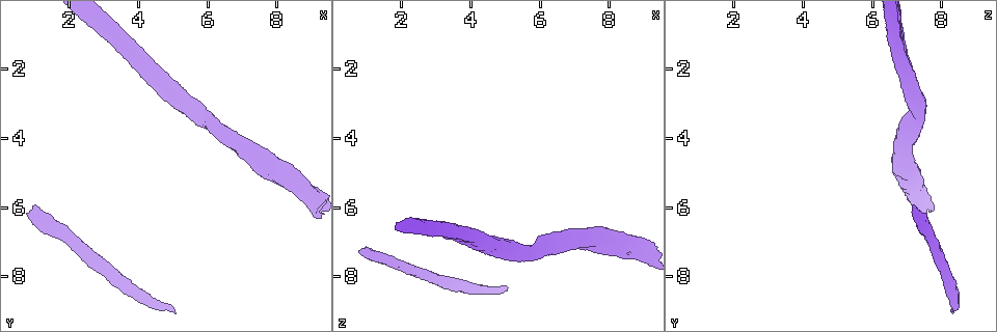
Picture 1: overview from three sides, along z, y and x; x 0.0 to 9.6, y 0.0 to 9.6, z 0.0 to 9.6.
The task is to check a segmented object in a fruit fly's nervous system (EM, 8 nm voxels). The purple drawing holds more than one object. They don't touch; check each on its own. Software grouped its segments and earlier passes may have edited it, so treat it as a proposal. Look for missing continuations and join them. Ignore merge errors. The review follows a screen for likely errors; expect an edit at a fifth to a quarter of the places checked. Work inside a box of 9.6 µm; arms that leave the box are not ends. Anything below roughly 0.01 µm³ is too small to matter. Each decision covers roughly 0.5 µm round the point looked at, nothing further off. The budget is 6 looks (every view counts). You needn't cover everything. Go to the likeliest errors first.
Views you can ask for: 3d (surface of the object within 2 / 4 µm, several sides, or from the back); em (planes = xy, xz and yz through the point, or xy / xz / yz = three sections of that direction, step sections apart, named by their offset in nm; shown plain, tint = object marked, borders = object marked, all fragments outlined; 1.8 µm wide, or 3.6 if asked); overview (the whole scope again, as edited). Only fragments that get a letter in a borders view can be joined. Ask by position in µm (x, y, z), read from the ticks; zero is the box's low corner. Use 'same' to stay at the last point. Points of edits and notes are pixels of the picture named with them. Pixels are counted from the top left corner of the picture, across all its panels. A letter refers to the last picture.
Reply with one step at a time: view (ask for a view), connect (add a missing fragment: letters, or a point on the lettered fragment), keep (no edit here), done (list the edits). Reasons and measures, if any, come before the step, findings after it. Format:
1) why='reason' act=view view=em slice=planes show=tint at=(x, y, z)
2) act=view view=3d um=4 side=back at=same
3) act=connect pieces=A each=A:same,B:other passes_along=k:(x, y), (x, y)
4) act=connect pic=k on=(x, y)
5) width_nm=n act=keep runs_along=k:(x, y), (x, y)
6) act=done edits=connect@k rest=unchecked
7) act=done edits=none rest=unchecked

why='branch stops here' act=view view=em slice=planes show=borders at=(5.05, 9.05, 8.35)

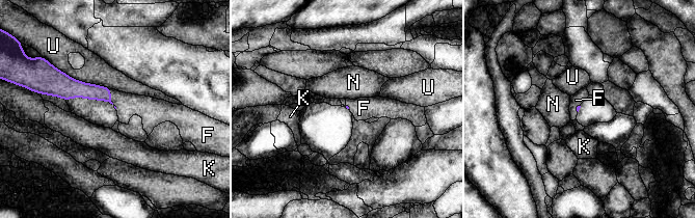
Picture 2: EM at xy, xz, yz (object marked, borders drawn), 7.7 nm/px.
act=connect pieces=F each=F:same,K:other,N:other,U:other passes_along=2:(80, 89), (110, 99), (127, 105) found='it goes on there'

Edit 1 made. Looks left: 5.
act=view view=overview

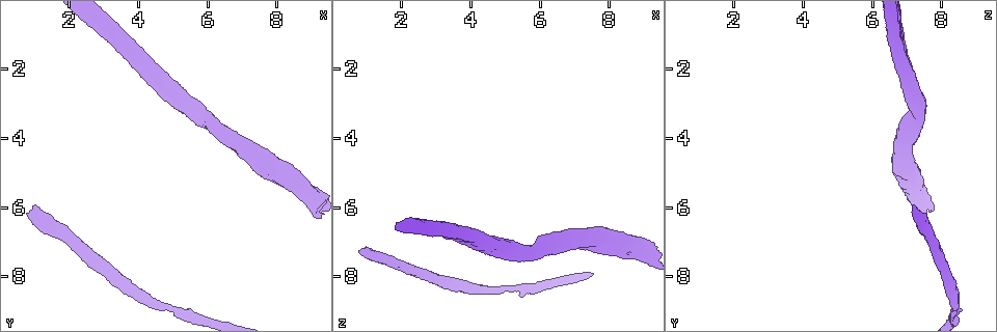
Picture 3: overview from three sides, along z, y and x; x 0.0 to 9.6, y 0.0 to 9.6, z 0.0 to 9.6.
why='an open end' act=view view=em slice=xz step=16 show=tint at=(0.75, 6.15, 7.30)

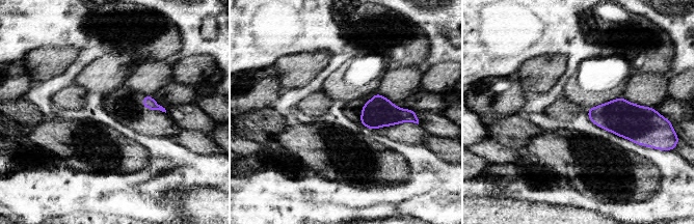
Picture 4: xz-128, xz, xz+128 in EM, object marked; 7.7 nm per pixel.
act=view view=em slice=planes show=borders at=same

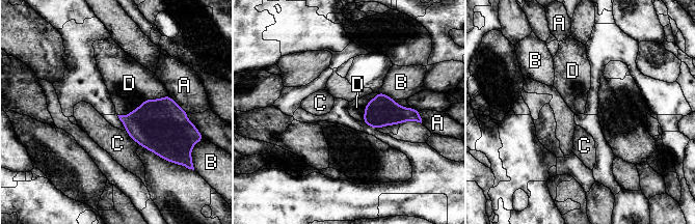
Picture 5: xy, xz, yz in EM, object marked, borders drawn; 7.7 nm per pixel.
act=connect pieces=D each=A:other,B:other,C:other,D:same found='the cell continues'

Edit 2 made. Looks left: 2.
why='calibre changes' act=view view=em um=3.6 slice=planes show=borders at=(9.15, 5.70, 7.35)

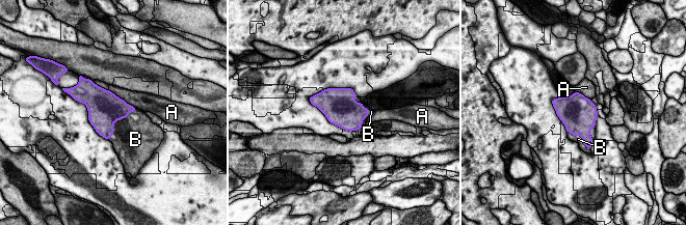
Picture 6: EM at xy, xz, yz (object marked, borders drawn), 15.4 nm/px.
act=connect pieces=B each=A:other,B:same passes_along=6:(106, 108), (117, 119), (128, 132) found='the cell continues'

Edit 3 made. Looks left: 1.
act=done edits=connect@2,connect@5,connect@6 rest=unchecked

